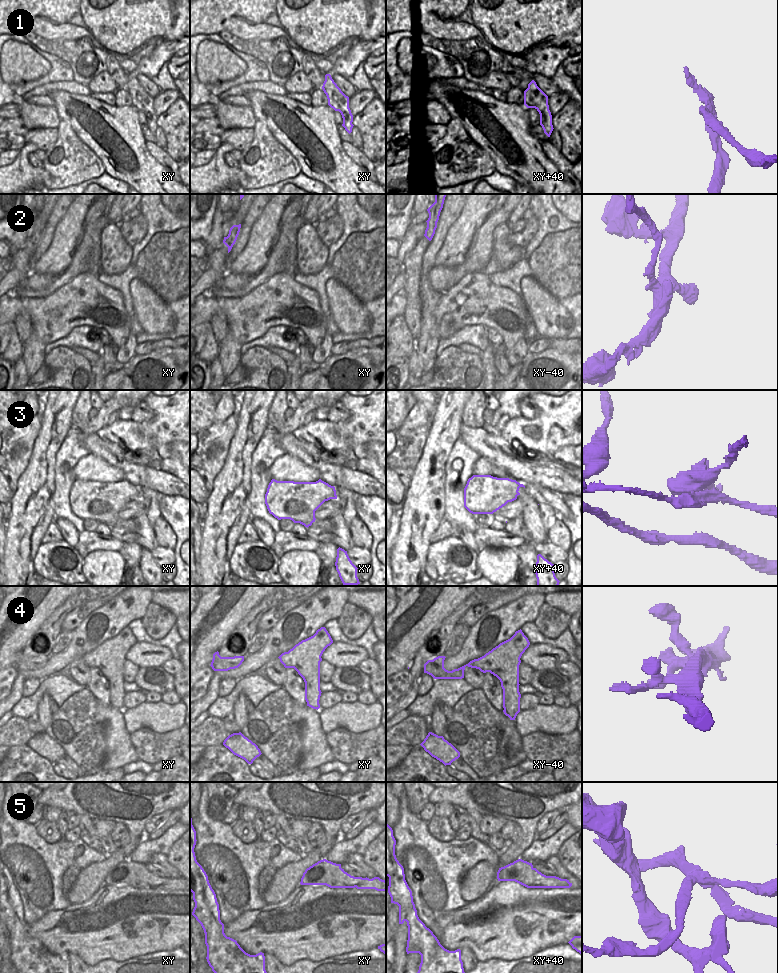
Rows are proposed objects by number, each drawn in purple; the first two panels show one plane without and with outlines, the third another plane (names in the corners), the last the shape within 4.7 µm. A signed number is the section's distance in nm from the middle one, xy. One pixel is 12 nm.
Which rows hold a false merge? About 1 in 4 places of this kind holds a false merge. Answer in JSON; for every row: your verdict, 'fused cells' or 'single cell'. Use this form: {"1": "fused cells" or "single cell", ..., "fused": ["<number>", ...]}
{"1": "fused cells", "2": "fused cells", "3": "fused cells", "4": "single cell", "5": "fused cells", "fused": ["1", "2", "3", "5"]}

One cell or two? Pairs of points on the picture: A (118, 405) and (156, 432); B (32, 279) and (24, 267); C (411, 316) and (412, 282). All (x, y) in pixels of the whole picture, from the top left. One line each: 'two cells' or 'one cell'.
A: two cells
B: two cells
C: one cell

